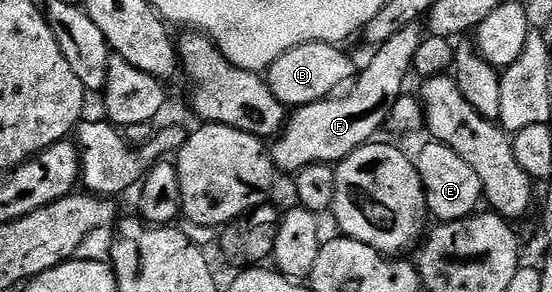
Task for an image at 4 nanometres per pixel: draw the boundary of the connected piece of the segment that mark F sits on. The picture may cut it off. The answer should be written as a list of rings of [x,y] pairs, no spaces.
[[[410,27],[399,31],[399,35],[395,35],[385,45],[380,46],[374,52],[377,54],[370,59],[369,66],[362,73],[360,70],[356,74],[355,84],[348,90],[350,93],[346,97],[334,95],[326,100],[316,101],[310,105],[302,105],[292,110],[283,132],[271,145],[273,163],[282,174],[290,173],[290,175],[296,175],[312,165],[336,166],[344,157],[351,155],[351,151],[370,144],[376,138],[373,136],[381,128],[383,130],[386,128],[395,103],[403,95],[404,89],[401,88],[405,85],[405,76],[410,76],[413,60],[415,59],[415,51],[419,51],[419,43],[423,40],[423,33],[420,33],[419,30],[420,28]]]

